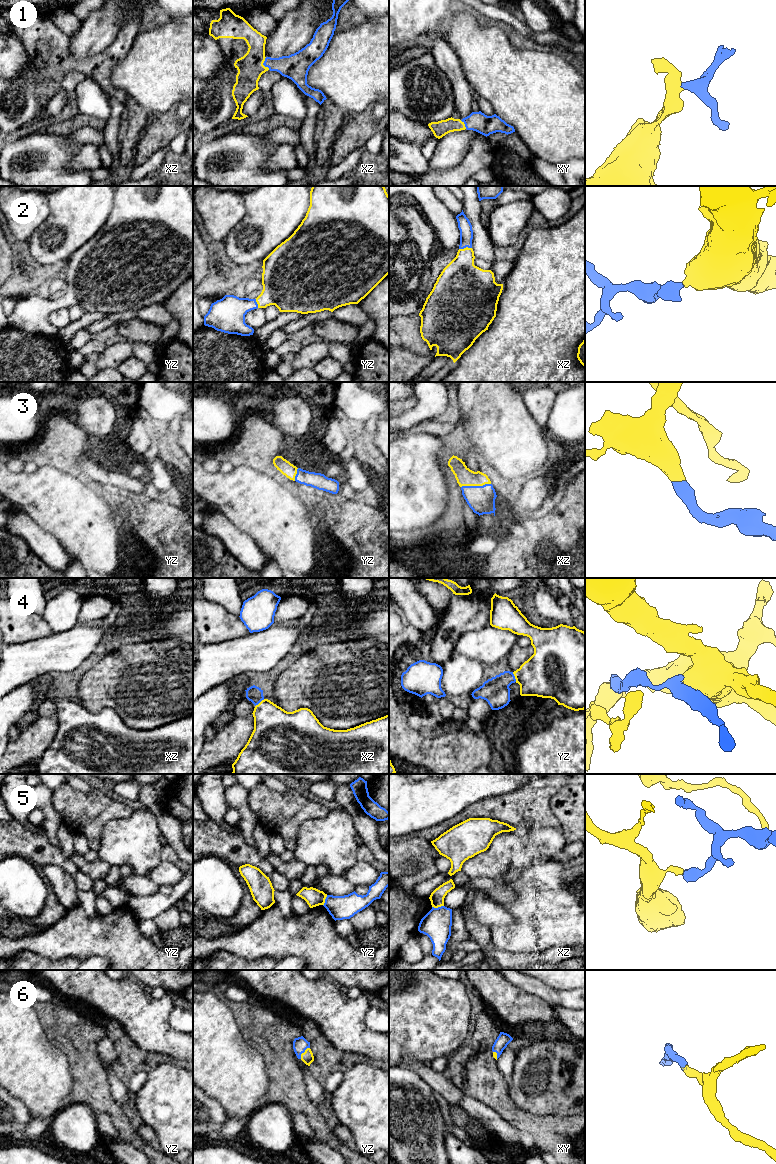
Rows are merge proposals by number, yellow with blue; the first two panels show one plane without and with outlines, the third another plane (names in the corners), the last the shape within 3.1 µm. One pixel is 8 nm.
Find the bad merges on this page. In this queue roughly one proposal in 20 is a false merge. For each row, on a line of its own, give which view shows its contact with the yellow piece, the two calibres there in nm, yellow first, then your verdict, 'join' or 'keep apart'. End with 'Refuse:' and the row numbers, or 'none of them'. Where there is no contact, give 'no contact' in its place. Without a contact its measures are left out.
1: meets yellow in xz; 220 nm thick on the yellow side, 190 nm on the other; join
2: meets yellow in xz; 300 nm thick on the yellow side, 110 nm on the other; join
3: meets yellow in xz; 140 nm thick on the yellow side, 220 nm on the other; join
4: meets yellow in yz; 380 nm thick on the yellow side, 220 nm on the other; join
5: meets yellow in xz; 110 nm thick on the yellow side, 240 nm on the other; keep apart
6: meets yellow in yz; 100 nm thick on the yellow side, 120 nm on the other; join
Refuse: 5

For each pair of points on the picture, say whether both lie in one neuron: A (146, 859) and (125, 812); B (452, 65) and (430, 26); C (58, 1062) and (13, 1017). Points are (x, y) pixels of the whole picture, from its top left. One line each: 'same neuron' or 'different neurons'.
A: different neurons
B: different neurons
C: same neuron

